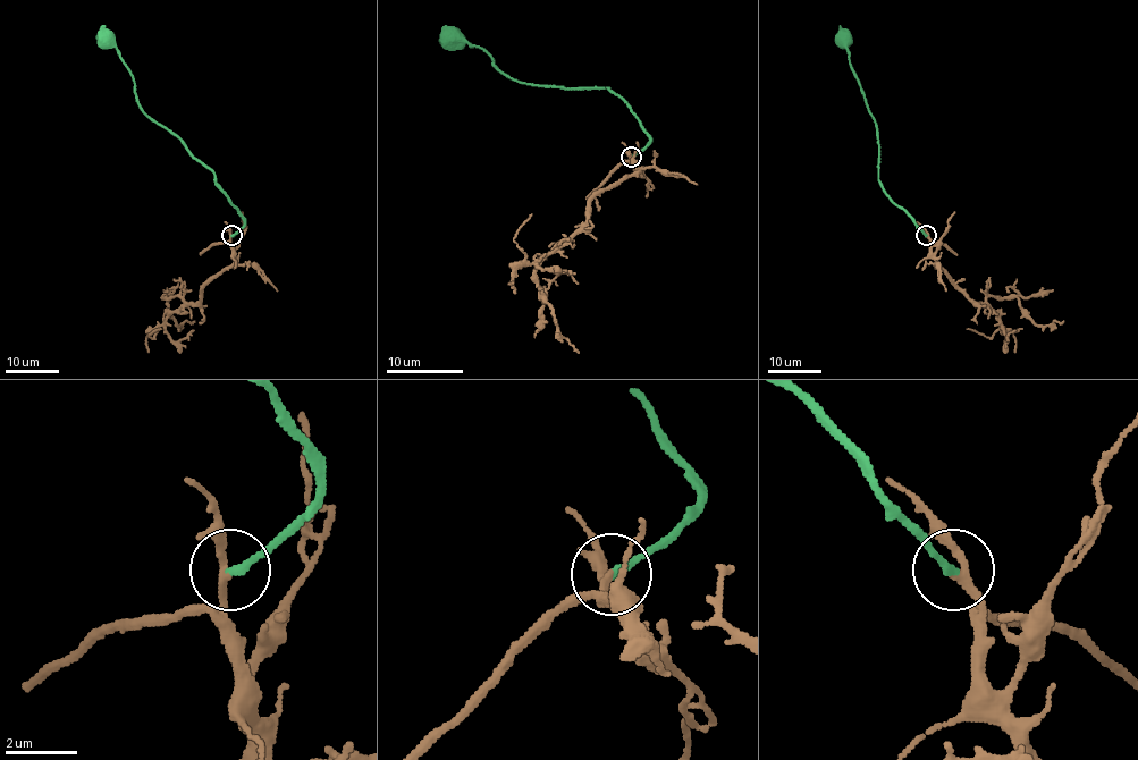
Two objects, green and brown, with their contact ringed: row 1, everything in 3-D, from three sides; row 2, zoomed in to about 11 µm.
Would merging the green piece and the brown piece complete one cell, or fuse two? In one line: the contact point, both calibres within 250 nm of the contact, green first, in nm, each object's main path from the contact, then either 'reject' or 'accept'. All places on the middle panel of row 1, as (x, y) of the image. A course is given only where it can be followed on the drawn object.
(631, 157) | 200/220 nm | green via (632, 155), (649, 142), (649, 135), (607, 86), (561, 89), (519, 83), (499, 69), (478, 47), (447, 39) | brown via (632, 155), (635, 169), (603, 188), (590, 202), (583, 224), (536, 269), (540, 296), (557, 330), (578, 352) | accept

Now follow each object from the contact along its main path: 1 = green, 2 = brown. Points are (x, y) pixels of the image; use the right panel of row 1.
1: (926, 236), (879, 182), (875, 120), (850, 62), (844, 40)
2: (926, 236), (930, 255), (974, 302), (984, 303), (988, 296), (1016, 297), (1039, 326), (1063, 320)

